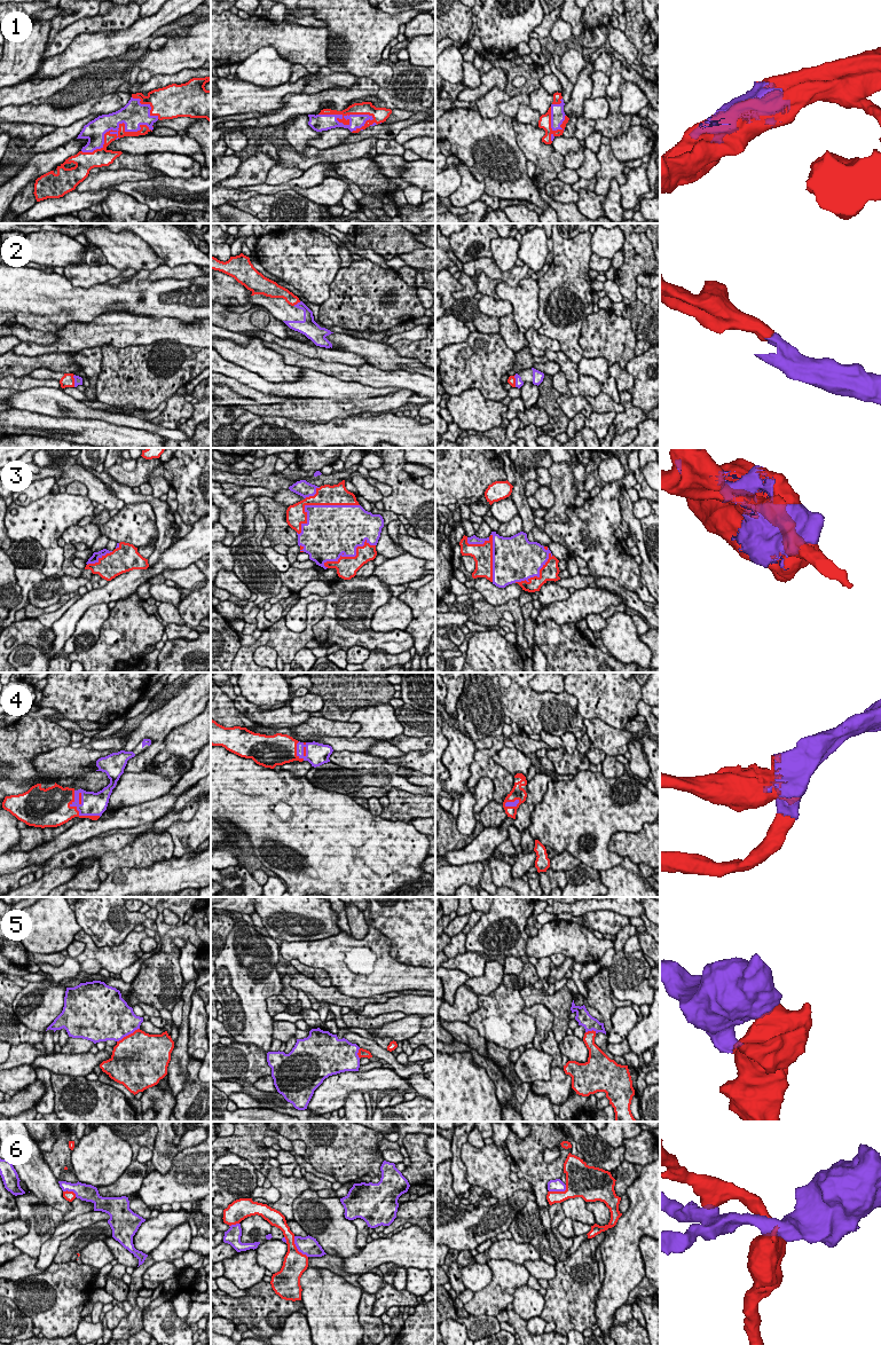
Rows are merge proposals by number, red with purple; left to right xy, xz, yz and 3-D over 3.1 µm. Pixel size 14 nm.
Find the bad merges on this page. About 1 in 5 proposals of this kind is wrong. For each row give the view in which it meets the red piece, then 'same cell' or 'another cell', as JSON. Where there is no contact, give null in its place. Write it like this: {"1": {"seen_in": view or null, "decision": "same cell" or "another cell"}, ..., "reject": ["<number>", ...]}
{"1": {"seen_in": "xy", "decision": "same cell"}, "2": {"seen_in": "xy", "decision": "same cell"}, "3": {"seen_in": "xz", "decision": "same cell"}, "4": {"seen_in": "xy", "decision": "same cell"}, "5": {"seen_in": "xy", "decision": "same cell"}, "6": {"seen_in": "xz", "decision": "another cell"}, "reject": ["6"]}

